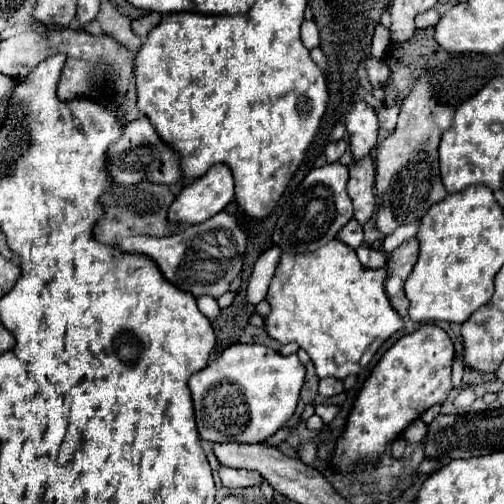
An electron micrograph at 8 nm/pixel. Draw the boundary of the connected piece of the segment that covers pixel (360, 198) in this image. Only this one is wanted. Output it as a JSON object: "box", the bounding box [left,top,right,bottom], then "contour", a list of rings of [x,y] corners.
{"box":[348,155,374,223],"contour":[[[370,155],[362,159],[354,159],[348,179],[348,195],[354,205],[354,219],[358,223],[366,223],[374,213],[374,161]]]}

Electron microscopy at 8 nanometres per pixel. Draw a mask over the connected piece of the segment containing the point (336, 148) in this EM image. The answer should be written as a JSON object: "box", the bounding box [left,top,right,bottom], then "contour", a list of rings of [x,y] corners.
{"box":[324,139,348,163],"contour":[[[344,139],[328,143],[328,147],[324,149],[326,161],[328,161],[328,163],[334,163],[334,161],[338,161],[338,159],[344,155],[344,151],[346,151],[346,149],[348,149],[348,145],[346,145],[346,141],[344,141]]]}

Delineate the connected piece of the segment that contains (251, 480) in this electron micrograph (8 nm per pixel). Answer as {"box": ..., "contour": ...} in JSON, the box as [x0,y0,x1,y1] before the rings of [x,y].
{"box":[220,467,262,489],"contour":[[[220,467],[220,479],[224,487],[236,489],[236,487],[260,487],[262,475],[258,471],[248,471],[248,469],[230,469],[230,467]]]}

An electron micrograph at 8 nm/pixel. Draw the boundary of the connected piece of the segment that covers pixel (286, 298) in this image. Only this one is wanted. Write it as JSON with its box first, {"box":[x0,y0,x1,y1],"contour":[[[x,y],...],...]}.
{"box":[266,239,404,381],"contour":[[[336,239],[314,253],[284,253],[266,297],[266,301],[270,303],[266,331],[282,345],[286,345],[288,341],[296,341],[310,355],[320,379],[336,377],[342,381],[348,375],[358,375],[372,361],[378,347],[404,327],[400,315],[390,305],[384,293],[384,279],[386,269],[362,267],[356,251]]]}

